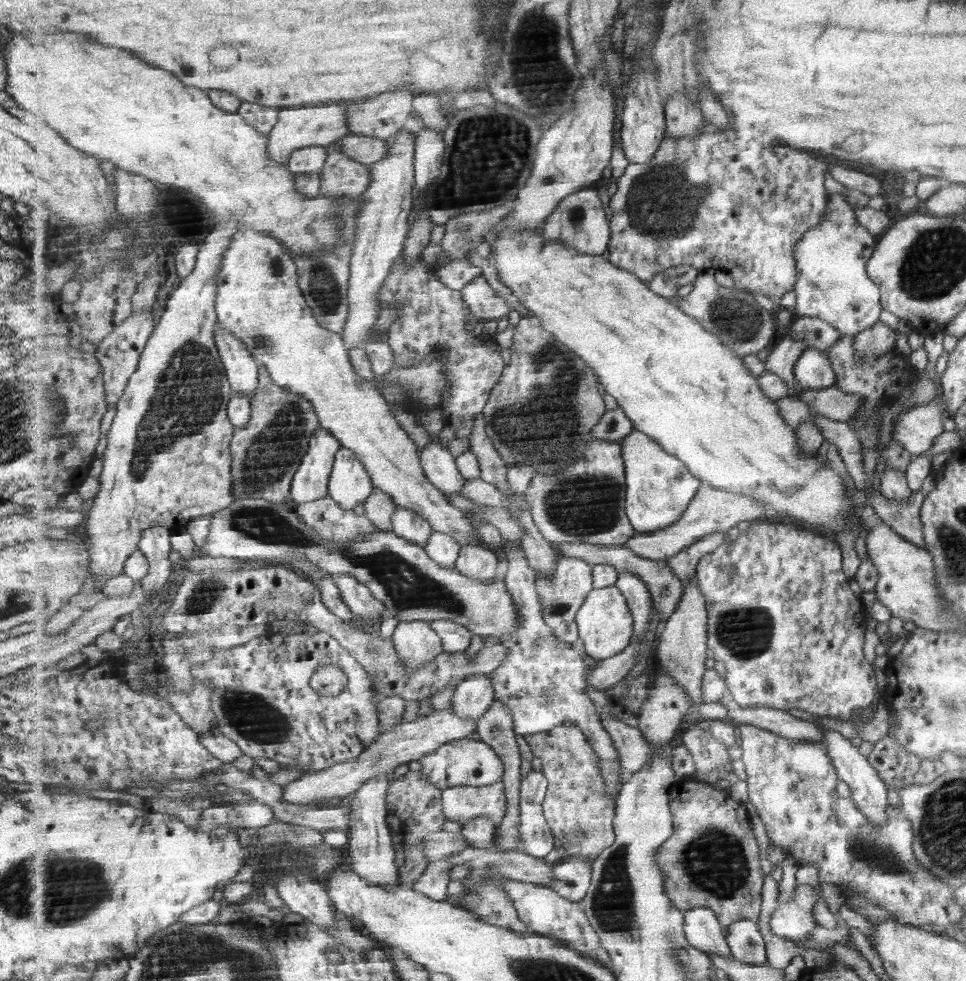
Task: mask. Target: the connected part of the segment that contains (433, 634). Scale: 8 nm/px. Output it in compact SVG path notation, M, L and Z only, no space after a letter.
M400 621L391 637L402 664L419 670L436 661L443 653L444 641L432 627L431 621Z

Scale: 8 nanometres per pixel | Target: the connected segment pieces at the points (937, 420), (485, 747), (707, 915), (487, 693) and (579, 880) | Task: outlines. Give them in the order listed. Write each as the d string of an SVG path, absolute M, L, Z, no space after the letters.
M935 399L924 405L911 406L895 417L891 439L895 439L913 456L921 455L933 446L935 438L943 432L943 420Z
M476 737L452 741L421 759L421 768L435 788L445 791L459 786L487 787L504 781L505 764L501 756L487 743Z
M697 907L685 912L684 917L686 937L695 948L701 949L708 954L732 956L732 950L727 940L726 926L721 924L714 910L707 907Z
M479 673L469 675L457 685L452 708L459 718L479 720L495 701L496 692L491 674Z
M574 856L571 862L553 865L554 879L547 887L573 902L581 902L592 885L592 864L585 857Z

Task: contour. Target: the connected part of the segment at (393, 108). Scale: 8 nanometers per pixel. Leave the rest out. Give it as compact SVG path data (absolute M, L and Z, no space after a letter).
M390 90L368 100L348 106L348 127L352 134L387 140L407 127L414 110L414 94L410 90Z

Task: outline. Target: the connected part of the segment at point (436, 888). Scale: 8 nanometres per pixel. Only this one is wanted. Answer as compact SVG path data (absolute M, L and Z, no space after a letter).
M448 859L434 861L429 864L427 871L421 878L411 884L415 890L426 894L436 901L445 901L447 898L447 886L451 882L451 868L454 865Z

